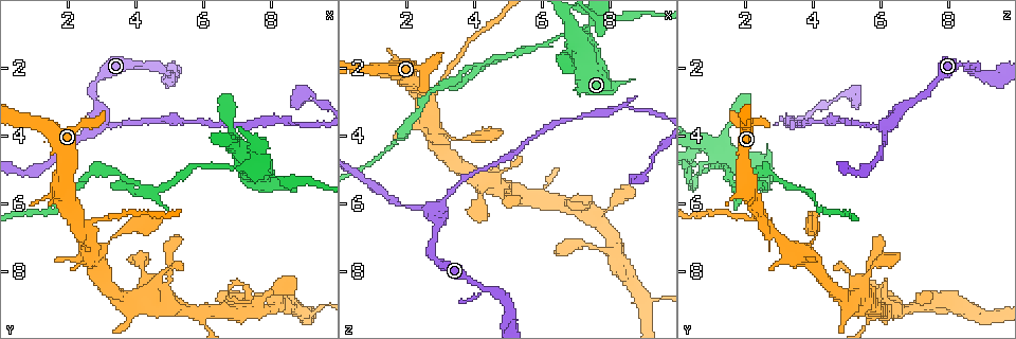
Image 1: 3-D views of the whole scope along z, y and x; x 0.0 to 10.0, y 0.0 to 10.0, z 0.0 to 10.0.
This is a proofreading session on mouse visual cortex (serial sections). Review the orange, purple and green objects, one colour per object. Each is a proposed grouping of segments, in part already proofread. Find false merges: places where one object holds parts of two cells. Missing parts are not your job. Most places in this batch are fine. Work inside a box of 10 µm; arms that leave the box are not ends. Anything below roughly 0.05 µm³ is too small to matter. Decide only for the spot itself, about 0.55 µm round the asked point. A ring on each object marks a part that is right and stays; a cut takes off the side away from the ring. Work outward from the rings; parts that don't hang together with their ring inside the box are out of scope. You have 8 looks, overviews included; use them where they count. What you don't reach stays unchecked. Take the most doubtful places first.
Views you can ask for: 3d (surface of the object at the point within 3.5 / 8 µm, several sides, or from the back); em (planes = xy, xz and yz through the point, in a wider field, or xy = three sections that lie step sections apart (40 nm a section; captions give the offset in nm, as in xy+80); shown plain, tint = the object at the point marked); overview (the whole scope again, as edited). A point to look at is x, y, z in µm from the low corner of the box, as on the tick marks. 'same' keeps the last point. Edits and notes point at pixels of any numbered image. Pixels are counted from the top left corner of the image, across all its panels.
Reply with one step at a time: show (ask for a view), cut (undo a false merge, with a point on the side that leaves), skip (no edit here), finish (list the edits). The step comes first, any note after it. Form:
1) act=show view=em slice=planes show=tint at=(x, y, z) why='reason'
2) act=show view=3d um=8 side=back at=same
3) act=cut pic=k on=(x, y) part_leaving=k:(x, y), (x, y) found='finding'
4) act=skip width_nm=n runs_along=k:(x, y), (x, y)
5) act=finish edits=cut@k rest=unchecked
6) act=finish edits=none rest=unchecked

act=show view=em slice=xy step=5 show=tint at=(2.50, 6.75, 2.85)

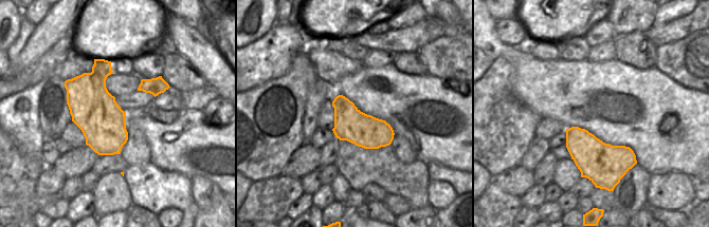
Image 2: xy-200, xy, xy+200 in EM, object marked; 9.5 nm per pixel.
act=show view=3d um=3.5 at=same why='see where the arms go'

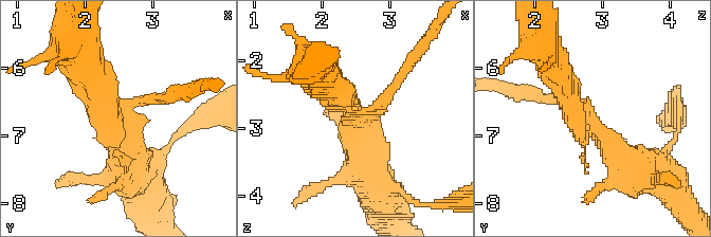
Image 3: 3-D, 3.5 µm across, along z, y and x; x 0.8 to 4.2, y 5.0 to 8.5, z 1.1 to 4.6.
act=cut pic=3 on=(394, 86) found='a second cell is stuck on'

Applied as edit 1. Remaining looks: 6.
act=show view=overview why='redraw'

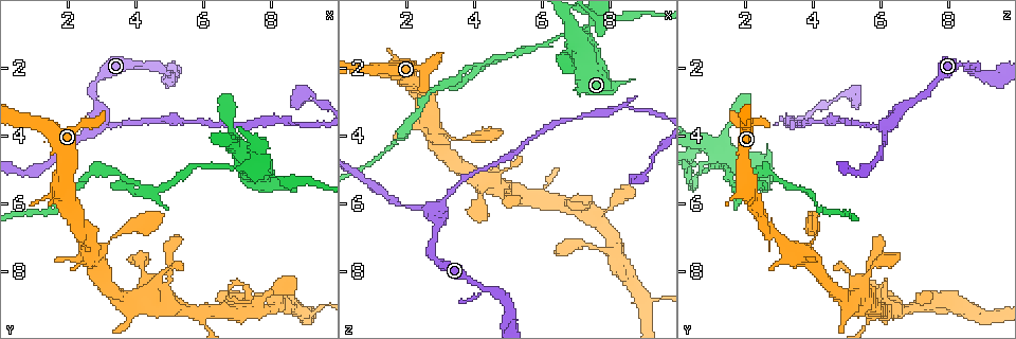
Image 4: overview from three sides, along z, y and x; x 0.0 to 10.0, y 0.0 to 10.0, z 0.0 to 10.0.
act=show view=3d um=3.5 at=(8.60, 3.70, 3.15) why='thin neck'

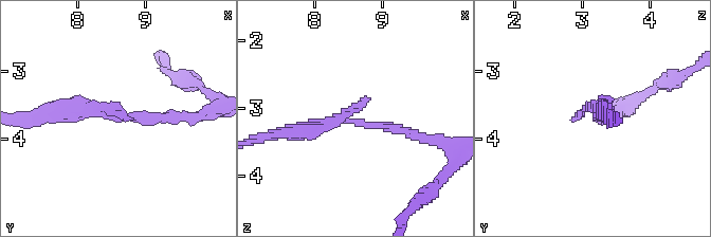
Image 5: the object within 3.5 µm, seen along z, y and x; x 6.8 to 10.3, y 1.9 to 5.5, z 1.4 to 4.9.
act=show view=em slice=xy step=5 show=tint at=(8.60, 3.70, 3.15) arm_widths_nm=150,250

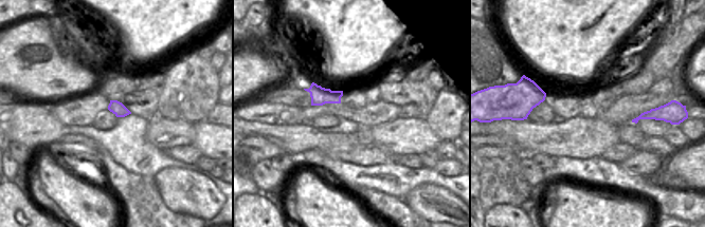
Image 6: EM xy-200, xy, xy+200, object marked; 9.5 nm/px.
act=skip runs_along=5:(285, 131), (352, 120), (421, 137) found='one cell here'

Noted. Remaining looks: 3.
act=show view=3d um=3.5 at=(7.30, 4.65, 1.35) why='four arms meet'

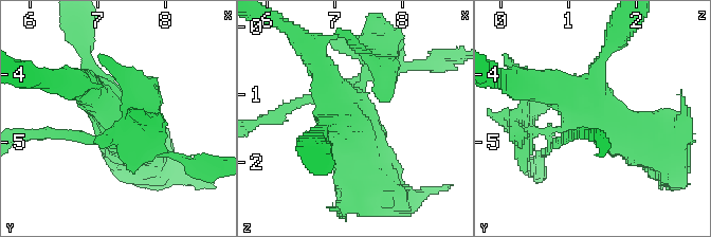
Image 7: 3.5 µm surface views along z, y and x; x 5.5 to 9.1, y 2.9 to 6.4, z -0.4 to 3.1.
act=show view=em slice=xy step=1 show=tint at=(7.30, 4.65, 1.30) arms=4 arm_widths_nm=100,250,450,700

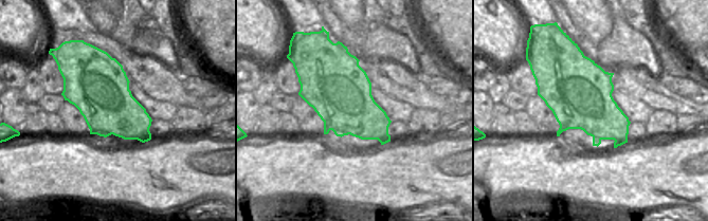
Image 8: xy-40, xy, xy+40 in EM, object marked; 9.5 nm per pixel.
act=cut pic=7 on=(527, 128) width_nm=600 part_leaving=7:(120, 127), (126, 146), (68, 133) found='a second cell is stuck on'

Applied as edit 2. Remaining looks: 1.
act=finish edits=cut@3,cut@7 rest=unchecked

